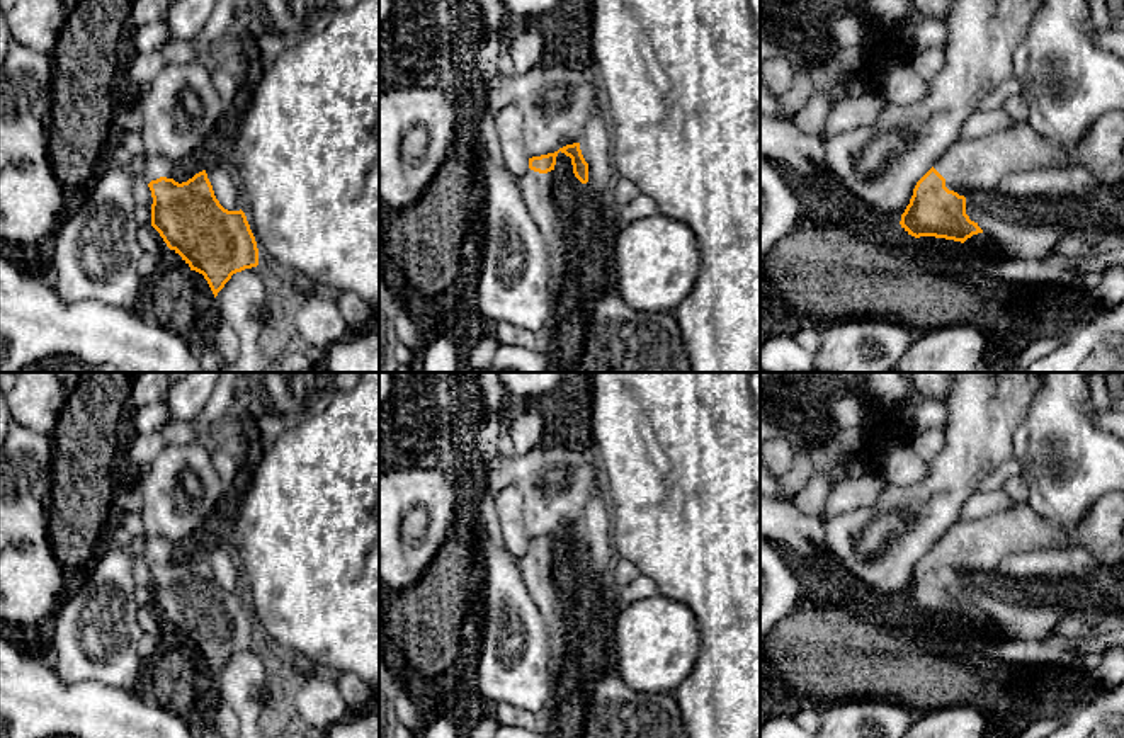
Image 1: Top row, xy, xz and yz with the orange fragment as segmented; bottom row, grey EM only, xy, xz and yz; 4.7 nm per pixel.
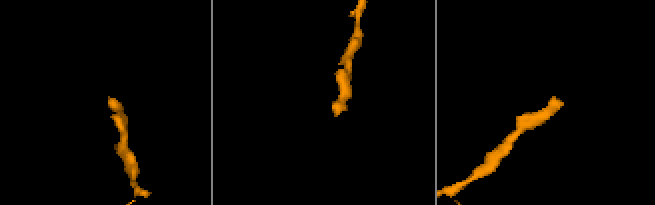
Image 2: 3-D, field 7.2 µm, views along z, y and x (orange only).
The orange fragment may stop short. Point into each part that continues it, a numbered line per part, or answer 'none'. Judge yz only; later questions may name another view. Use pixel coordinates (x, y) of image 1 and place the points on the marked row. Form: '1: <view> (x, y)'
1: yz (970, 165)

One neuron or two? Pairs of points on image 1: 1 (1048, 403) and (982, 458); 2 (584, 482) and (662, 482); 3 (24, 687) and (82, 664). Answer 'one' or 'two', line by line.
1: two
2: two
3: two

